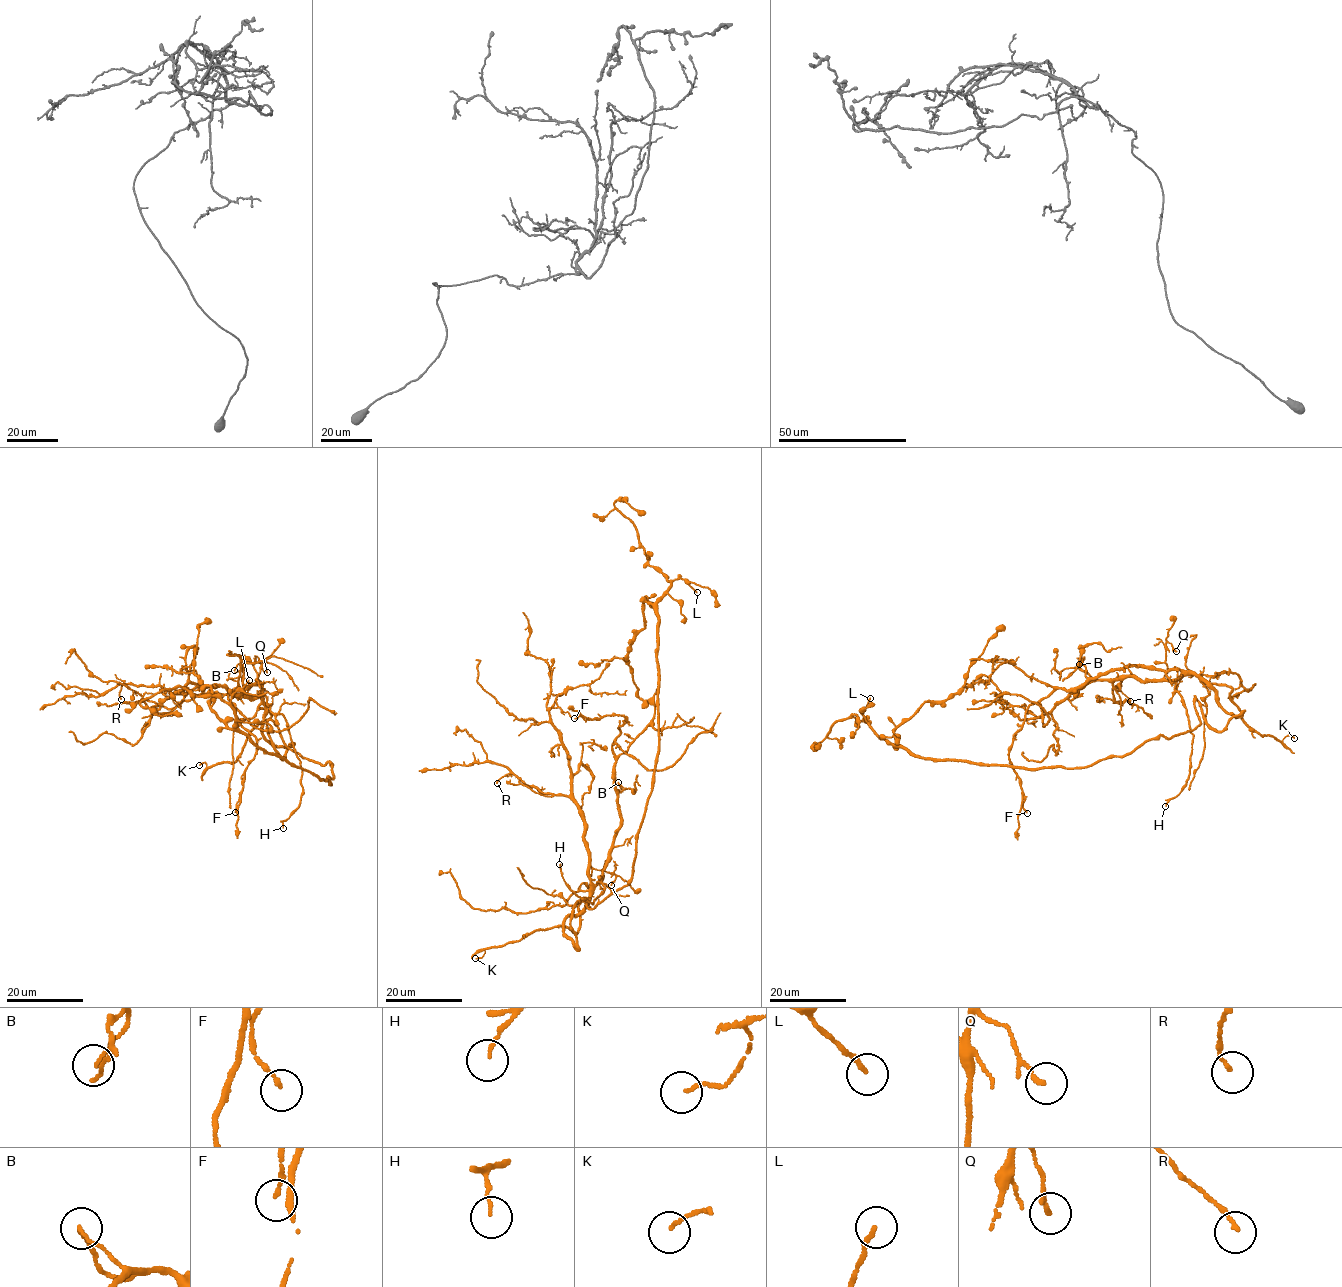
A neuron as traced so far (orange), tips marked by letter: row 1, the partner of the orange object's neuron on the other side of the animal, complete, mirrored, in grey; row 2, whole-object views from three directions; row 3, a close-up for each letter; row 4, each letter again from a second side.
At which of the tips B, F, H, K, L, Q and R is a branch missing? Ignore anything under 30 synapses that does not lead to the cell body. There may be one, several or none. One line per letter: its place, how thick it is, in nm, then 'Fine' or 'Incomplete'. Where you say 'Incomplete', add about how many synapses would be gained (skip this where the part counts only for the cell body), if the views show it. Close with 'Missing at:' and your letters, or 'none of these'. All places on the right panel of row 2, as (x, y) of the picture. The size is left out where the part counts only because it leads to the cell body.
B: Place: (1079, 664). Thickness 120 nm. Fine
F: Place: (1027, 813). Thickness 120 nm. Fine
H: Place: (1165, 806). Thickness 80 nm. Fine
K: Place: (1294, 738). Thickness 110 nm. Fine
L: Place: (870, 698). Thickness 160 nm. Fine
Q: Place: (1176, 651). Thickness 100 nm. Fine
R: Place: (1130, 701). Thickness 120 nm. Fine
Missing at: none of these

